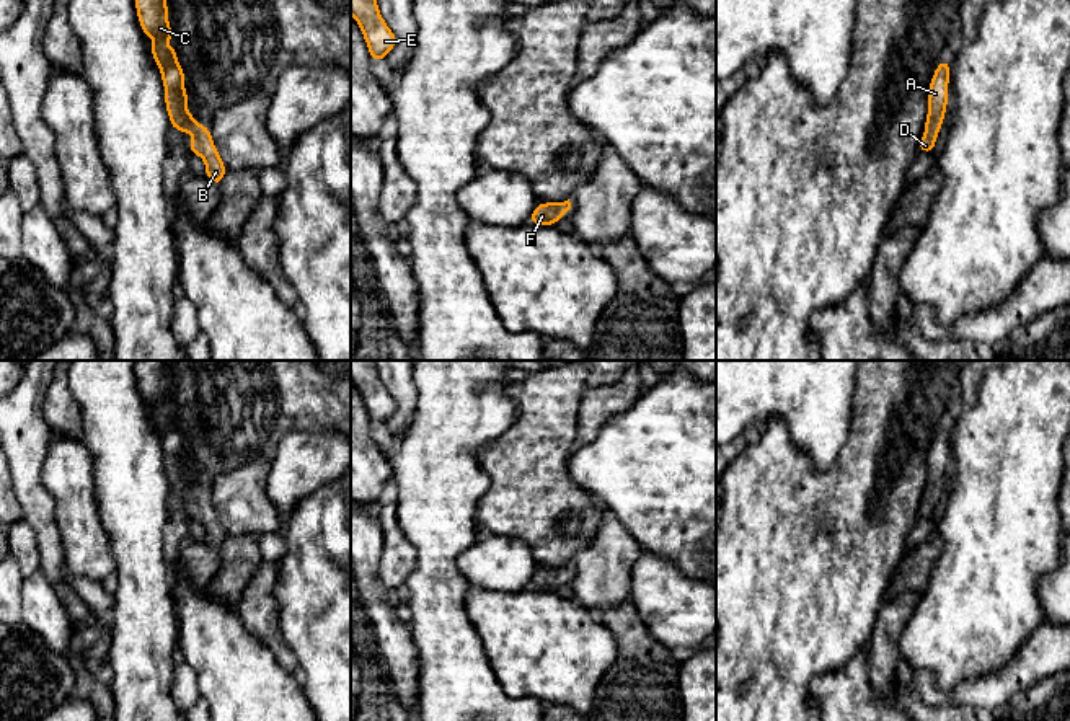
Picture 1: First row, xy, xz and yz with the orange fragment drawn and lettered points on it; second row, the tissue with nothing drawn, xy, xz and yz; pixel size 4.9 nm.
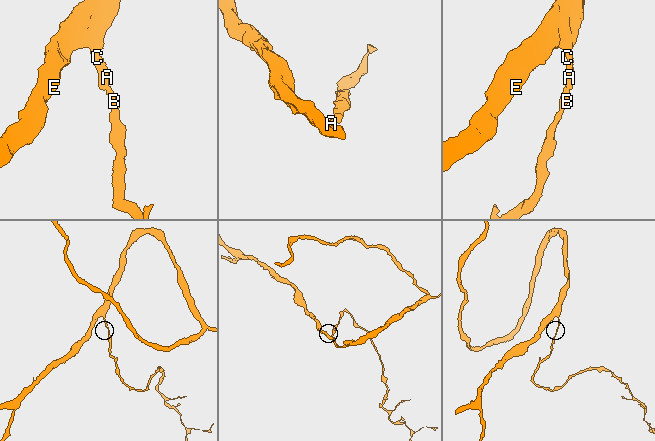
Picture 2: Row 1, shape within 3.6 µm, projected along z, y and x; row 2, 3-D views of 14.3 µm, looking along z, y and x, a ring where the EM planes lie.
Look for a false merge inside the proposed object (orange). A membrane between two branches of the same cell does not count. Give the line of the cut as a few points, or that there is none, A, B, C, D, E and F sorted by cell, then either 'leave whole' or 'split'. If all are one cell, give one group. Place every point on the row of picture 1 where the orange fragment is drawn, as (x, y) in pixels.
no cut; A B C D E F; leave whole

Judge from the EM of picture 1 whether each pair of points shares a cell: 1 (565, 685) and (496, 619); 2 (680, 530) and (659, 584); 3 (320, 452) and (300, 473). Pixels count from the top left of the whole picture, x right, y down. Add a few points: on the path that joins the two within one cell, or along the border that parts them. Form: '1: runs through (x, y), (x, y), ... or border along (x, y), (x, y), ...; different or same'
1: runs through (545, 667), (535, 667), (530, 653), (516, 638); same
2: border along (643, 548), (669, 558), (685, 575), (698, 579); different
3: runs through (315, 457), (304, 468); same

